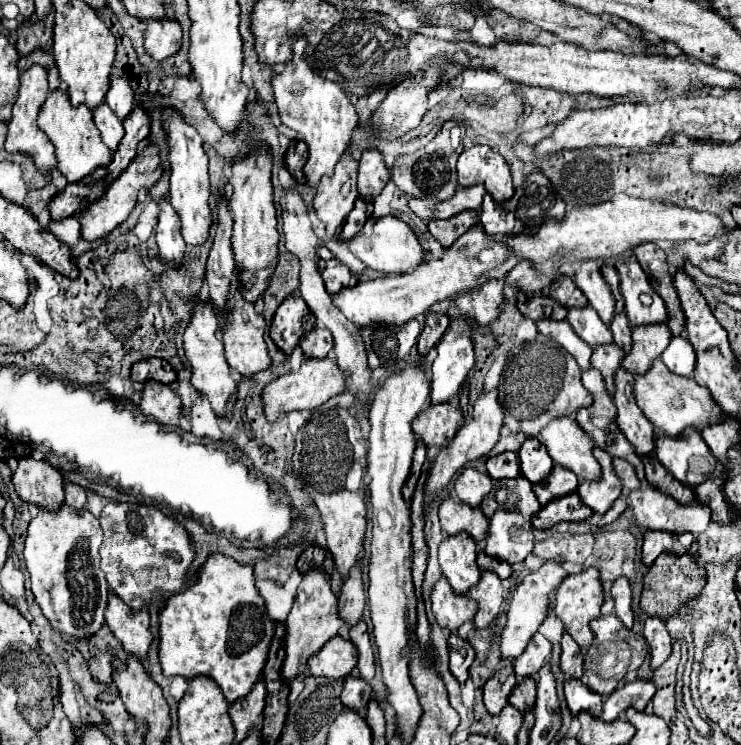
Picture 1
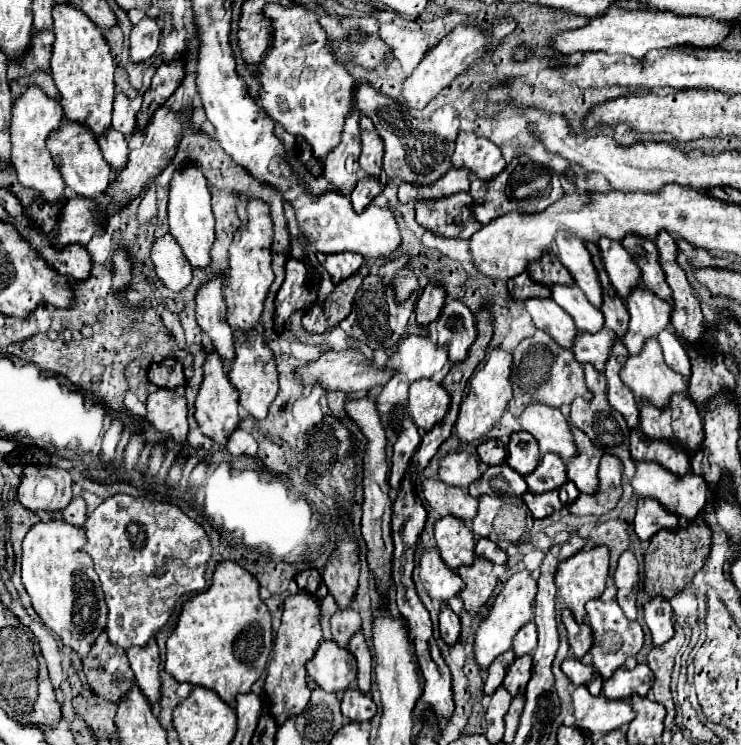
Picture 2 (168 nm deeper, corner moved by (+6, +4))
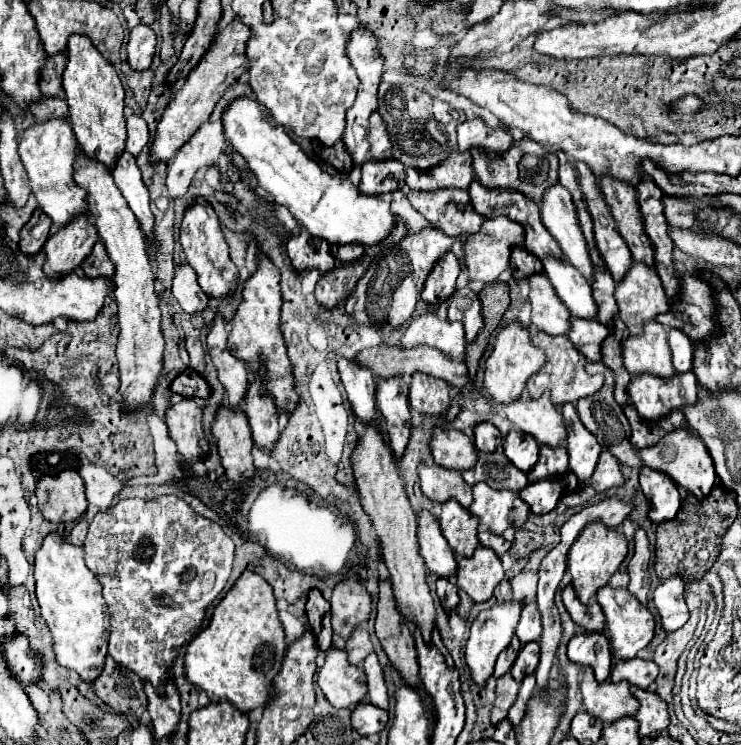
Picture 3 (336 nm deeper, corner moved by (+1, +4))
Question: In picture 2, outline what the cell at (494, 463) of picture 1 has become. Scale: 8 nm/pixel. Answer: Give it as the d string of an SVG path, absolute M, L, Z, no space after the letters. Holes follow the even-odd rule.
M486 440L478 446L478 456L486 466L496 466L506 460L506 448L500 440Z

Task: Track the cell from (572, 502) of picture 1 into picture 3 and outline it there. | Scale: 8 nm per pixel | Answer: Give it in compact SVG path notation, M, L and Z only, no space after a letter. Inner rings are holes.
M559 476L557 480L537 480L537 484L527 484L519 492L519 496L525 504L529 504L533 514L547 514L557 506L563 496L563 490L565 478Z

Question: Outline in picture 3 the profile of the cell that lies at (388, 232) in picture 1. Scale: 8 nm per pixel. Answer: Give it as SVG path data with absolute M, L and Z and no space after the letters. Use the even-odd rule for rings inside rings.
M239 98L235 102L231 102L231 106L223 112L223 130L225 136L229 138L231 146L235 148L235 152L243 154L251 172L257 176L259 186L263 190L267 190L277 204L283 204L291 210L291 214L295 216L295 220L315 238L323 238L329 244L363 244L363 246L373 246L377 242L381 242L385 236L389 236L389 232L395 226L395 218L389 210L389 202L383 202L379 196L365 196L357 190L357 186L351 184L349 178L341 178L341 176L331 176L327 174L315 160L311 160L299 144L295 144L285 128L281 128L279 124L275 124L273 120L269 120L269 116L265 114L265 108L261 104L257 104L257 100L253 98Z

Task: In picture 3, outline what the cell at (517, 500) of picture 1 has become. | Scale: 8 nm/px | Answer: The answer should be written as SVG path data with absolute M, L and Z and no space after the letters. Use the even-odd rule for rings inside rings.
M497 448L497 452L489 452L489 454L479 452L477 464L463 474L463 480L469 486L477 482L485 482L495 490L507 488L511 492L519 492L529 484L527 474L521 472L519 468L513 468L513 464L509 464L509 458L503 454L503 448Z

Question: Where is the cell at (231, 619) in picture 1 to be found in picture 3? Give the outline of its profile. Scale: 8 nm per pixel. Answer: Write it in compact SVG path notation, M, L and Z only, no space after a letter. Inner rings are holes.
M243 572L213 612L211 624L187 646L187 680L205 690L211 702L227 700L241 712L265 708L271 698L273 678L281 670L285 654L283 624L277 616L273 588L253 572Z

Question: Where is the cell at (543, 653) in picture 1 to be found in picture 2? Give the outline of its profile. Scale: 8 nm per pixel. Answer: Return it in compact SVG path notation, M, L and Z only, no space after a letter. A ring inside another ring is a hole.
M528 622L526 626L522 626L514 638L514 644L512 644L512 650L516 654L516 658L520 656L526 656L526 654L532 654L534 648L536 648L536 624Z

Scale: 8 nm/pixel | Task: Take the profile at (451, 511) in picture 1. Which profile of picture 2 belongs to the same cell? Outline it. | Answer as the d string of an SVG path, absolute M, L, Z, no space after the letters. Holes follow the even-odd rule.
M424 480L422 490L430 508L440 516L456 516L464 522L470 522L476 516L478 500L462 488L452 488L442 480Z

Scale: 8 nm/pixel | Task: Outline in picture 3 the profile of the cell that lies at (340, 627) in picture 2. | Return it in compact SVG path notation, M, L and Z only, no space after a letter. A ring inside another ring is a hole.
M359 626L357 632L351 634L351 638L347 640L347 648L345 648L347 656L349 656L349 662L353 666L361 666L365 656L369 656L373 652L373 644L369 640L369 632L365 626Z

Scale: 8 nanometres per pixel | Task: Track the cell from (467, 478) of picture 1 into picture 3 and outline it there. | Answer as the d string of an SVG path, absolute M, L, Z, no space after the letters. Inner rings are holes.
M433 428L431 454L439 466L459 472L473 468L477 460L477 450L471 438L455 428Z

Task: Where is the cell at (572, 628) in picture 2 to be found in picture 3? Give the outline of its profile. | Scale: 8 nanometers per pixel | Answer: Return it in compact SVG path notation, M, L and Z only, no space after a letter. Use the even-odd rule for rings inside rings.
M565 586L563 588L563 604L567 608L567 612L571 614L571 618L585 628L587 632L603 632L605 628L605 616L601 612L601 606L591 600L589 604L581 604L577 600L577 594L573 592L573 586Z

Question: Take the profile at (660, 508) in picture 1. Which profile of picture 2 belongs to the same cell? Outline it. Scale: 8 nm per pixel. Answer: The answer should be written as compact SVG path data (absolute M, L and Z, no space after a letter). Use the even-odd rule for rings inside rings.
M638 462L636 464L636 474L632 478L632 488L634 488L636 496L652 498L652 500L660 502L662 508L668 508L668 512L672 512L672 514L676 514L676 516L680 516L688 522L692 522L704 510L704 504L708 500L708 484L702 476L696 476L696 474L688 472L684 478L678 478L656 462Z

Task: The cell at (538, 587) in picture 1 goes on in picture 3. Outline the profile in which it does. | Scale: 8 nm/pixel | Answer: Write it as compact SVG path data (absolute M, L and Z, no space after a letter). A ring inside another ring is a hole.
M513 600L511 602L501 602L501 604L495 604L493 608L489 608L489 610L483 610L473 620L471 636L469 636L467 646L465 646L465 662L471 670L471 678L477 686L485 686L489 676L493 676L493 666L495 666L495 660L497 660L499 652L509 646L509 642L515 634L515 626L519 622L521 608L523 608L521 602L513 602Z

